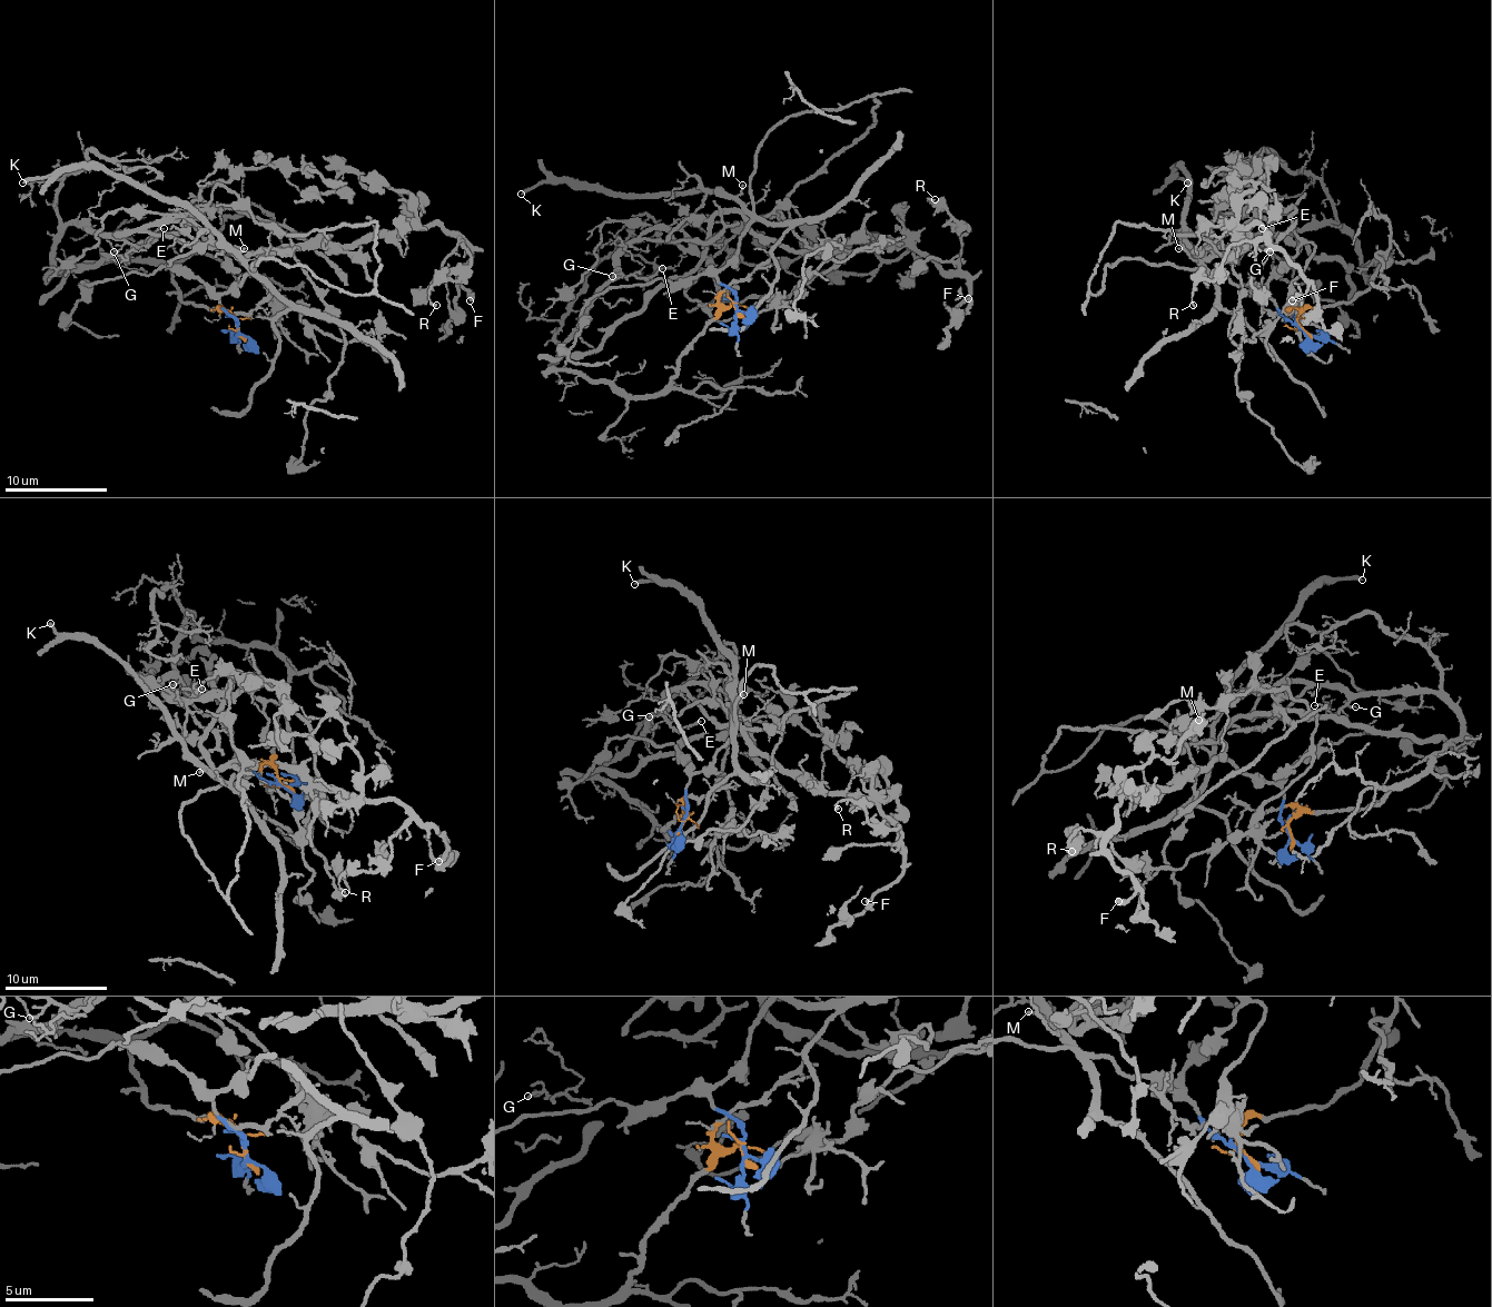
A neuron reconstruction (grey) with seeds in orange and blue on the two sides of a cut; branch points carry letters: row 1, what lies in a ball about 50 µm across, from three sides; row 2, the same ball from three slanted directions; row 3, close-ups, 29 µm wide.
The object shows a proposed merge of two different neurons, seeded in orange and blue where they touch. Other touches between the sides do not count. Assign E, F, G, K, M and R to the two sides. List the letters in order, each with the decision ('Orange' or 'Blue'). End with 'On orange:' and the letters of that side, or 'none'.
E: Orange
F: Orange
G: Orange
K: Blue
M: Blue
R: Orange
On orange: E, F, G, R

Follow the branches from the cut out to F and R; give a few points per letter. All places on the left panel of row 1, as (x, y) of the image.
F: (237, 329), (155, 260), (58, 268), (56, 239), (78, 224), (239, 260), (440, 224), (470, 249), (470, 300)
R: (237, 329), (155, 260), (58, 268), (56, 239), (78, 224), (239, 260), (440, 224), (470, 263), (437, 306)

